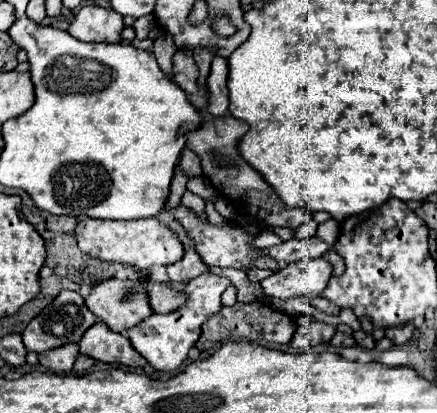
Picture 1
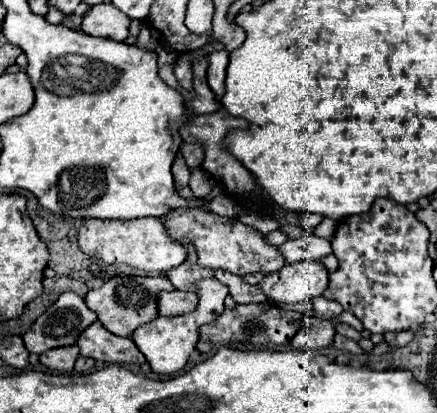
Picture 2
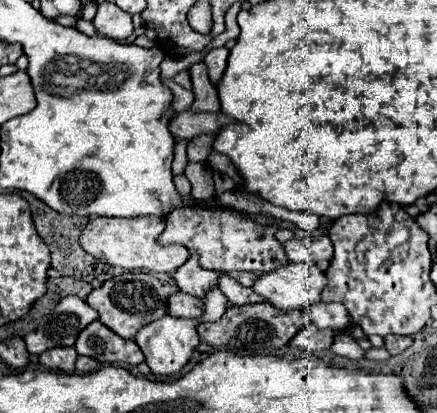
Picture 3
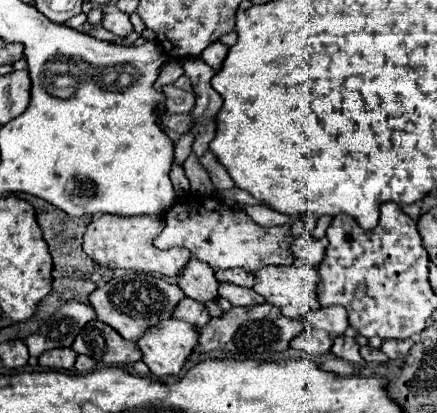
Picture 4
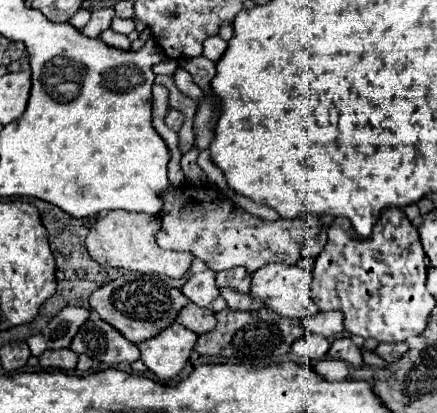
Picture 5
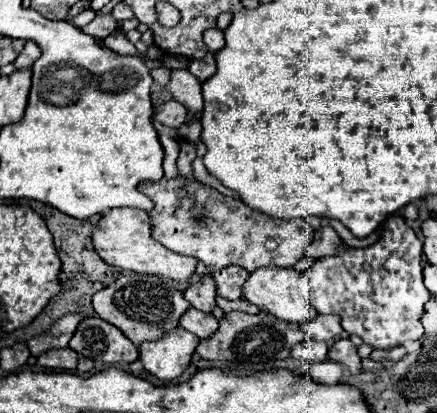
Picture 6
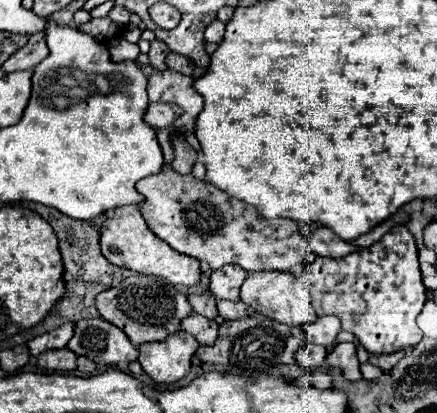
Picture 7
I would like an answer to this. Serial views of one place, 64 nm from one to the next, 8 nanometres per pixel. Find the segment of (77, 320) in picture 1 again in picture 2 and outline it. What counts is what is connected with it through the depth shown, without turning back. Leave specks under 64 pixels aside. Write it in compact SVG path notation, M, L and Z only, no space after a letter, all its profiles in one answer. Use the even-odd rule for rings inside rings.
M64 292L34 324L32 328L22 336L24 338L24 344L26 344L26 350L28 352L34 352L34 354L42 354L46 350L52 350L52 348L60 348L60 346L70 346L70 344L76 344L78 336L92 324L96 322L98 316L96 312L92 312L84 300L74 294L74 292Z

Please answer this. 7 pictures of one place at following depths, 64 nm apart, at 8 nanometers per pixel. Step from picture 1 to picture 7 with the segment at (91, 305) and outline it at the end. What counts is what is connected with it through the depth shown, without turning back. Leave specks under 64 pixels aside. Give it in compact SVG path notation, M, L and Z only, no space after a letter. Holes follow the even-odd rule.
M144 274L130 276L118 286L100 292L96 296L96 308L104 320L124 330L124 334L130 338L134 346L140 346L144 342L154 342L154 340L166 340L170 334L176 334L180 330L180 322L192 314L192 306L188 304L182 292L178 292L166 280L144 276Z

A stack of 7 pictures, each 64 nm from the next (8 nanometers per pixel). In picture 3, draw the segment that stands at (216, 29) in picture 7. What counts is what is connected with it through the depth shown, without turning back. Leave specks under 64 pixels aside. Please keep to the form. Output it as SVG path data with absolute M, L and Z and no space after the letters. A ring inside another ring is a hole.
M220 46L220 48L212 48L206 56L204 56L204 64L208 66L210 72L210 80L216 84L220 80L220 76L224 74L226 68L226 58L228 58L228 48Z

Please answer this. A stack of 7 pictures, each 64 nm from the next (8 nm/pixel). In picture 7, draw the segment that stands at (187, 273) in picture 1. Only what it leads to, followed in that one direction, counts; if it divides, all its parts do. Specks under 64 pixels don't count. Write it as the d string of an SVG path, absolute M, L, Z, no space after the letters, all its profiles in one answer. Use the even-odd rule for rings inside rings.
M204 292L200 296L190 294L188 302L192 304L192 308L194 308L196 314L202 314L206 318L214 318L216 316L216 302L214 302L214 298L212 298L210 292Z

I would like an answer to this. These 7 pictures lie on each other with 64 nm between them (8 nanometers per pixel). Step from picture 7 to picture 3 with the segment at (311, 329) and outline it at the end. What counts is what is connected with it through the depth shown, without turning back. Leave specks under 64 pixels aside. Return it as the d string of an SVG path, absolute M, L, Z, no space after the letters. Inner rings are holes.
M316 304L316 308L306 310L306 316L318 326L318 328L332 328L336 332L346 330L352 322L350 316L346 312L346 308L342 304Z

